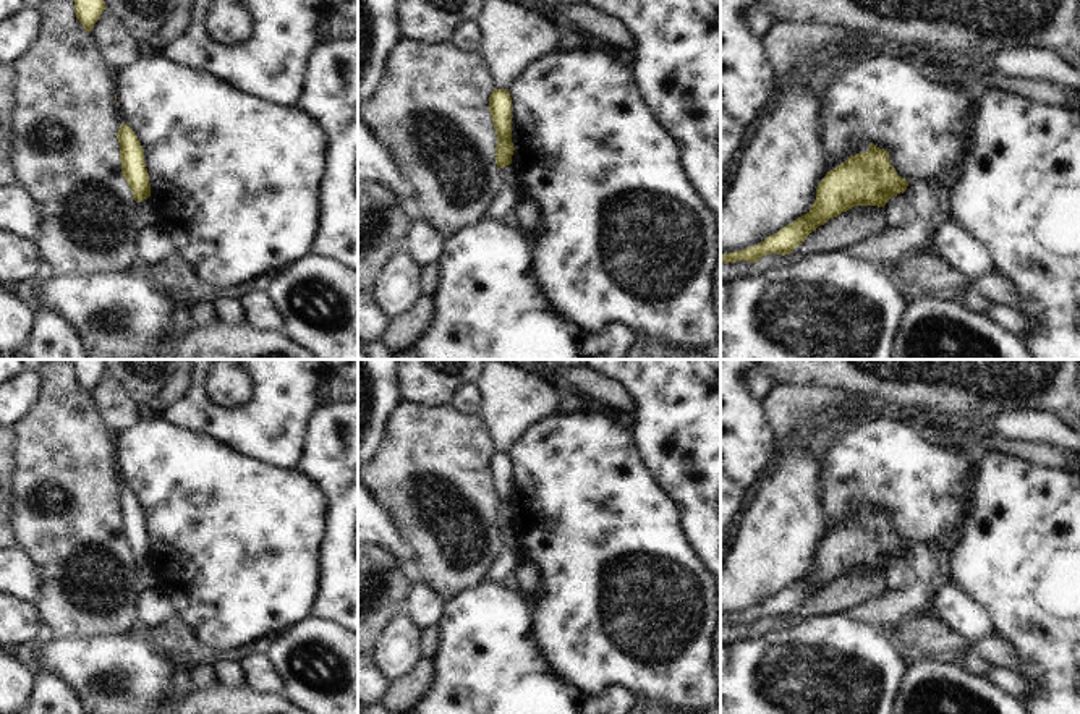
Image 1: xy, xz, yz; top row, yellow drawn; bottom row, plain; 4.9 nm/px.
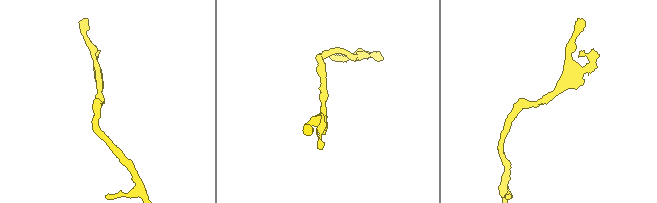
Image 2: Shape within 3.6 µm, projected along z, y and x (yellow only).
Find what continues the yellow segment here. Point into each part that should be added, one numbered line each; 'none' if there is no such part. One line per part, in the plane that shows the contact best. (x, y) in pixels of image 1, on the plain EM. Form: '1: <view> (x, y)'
none

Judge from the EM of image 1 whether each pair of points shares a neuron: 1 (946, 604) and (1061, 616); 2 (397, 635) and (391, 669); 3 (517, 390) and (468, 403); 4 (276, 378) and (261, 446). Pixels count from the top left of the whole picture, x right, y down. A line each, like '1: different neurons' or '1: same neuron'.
1: different neurons
2: same neuron
3: different neurons
4: same neuron

